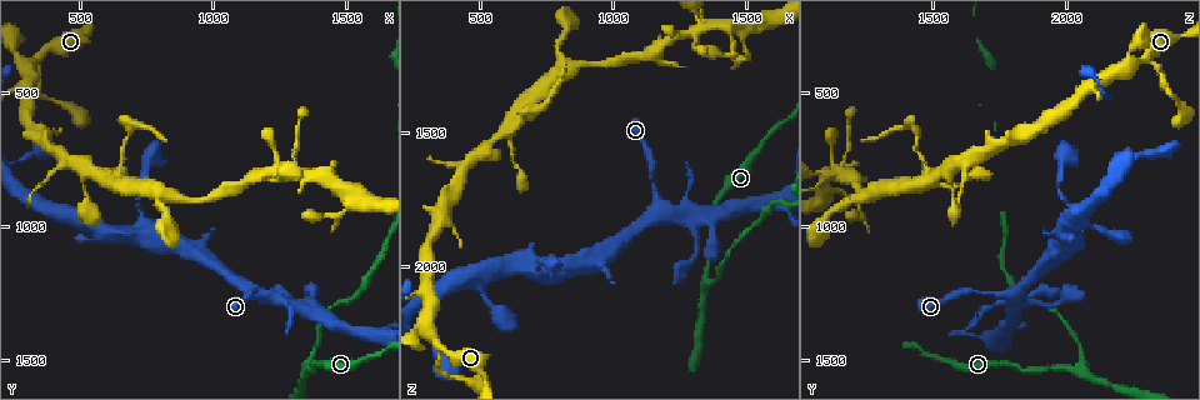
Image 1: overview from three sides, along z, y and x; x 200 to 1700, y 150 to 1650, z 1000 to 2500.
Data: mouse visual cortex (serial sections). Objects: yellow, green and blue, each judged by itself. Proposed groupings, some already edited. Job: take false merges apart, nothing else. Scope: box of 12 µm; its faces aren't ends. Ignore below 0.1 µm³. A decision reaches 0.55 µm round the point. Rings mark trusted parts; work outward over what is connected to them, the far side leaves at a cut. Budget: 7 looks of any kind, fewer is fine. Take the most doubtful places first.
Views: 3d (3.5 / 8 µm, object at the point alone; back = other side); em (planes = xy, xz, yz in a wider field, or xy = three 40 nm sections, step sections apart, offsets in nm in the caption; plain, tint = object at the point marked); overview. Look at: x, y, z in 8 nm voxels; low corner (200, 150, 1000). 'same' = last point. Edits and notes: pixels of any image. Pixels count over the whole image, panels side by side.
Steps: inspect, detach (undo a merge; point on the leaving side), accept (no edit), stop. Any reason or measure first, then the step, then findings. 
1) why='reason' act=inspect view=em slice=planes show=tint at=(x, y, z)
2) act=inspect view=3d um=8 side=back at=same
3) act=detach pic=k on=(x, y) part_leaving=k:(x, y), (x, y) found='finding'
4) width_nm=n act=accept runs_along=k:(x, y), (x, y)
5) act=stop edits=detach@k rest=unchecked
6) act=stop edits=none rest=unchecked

act=inspect view=3d um=3.5 at=(1340, 1530, 2040)

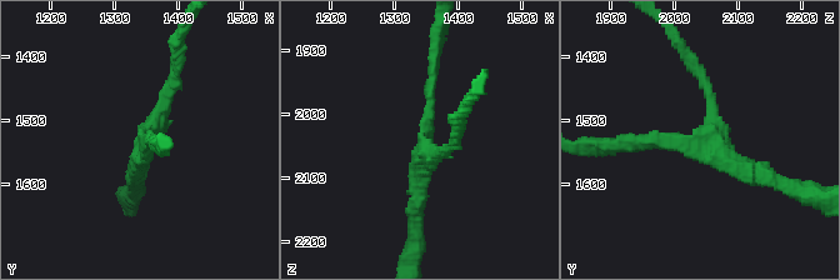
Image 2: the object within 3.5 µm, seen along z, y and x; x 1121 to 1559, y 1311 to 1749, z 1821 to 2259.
act=accept runs_along=2:(433, 58), (425, 150), (456, 138) found='all the same cell'

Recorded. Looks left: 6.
why='arms part here' act=inspect view=3d um=3.5 at=(360, 360, 2300)

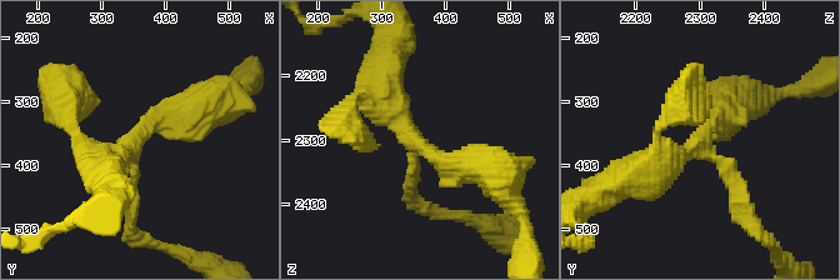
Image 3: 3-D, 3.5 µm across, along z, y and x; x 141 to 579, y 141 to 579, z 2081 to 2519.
arms=3 arm_widths_nm=150,450,500 why='now the EM' act=inspect view=em slice=planes show=plain at=(350, 360, 2300)

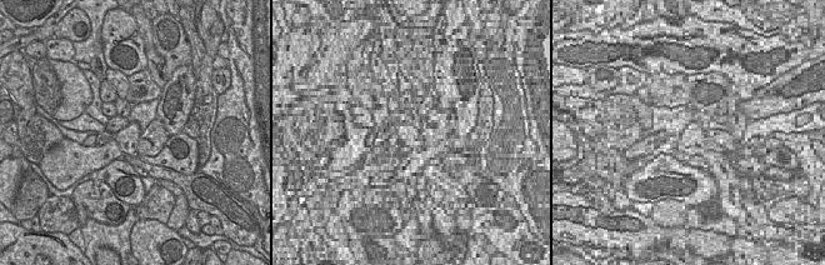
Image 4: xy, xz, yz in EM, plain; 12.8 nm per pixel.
act=inspect view=em slice=planes show=tint at=same

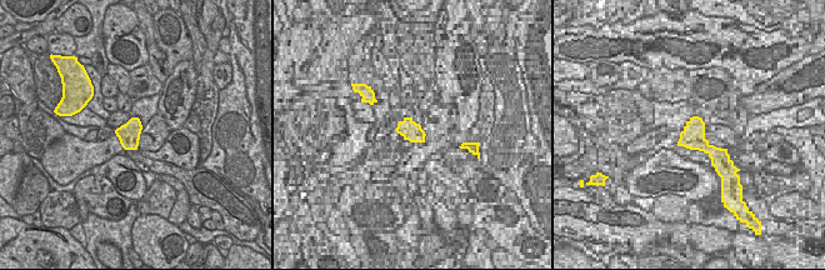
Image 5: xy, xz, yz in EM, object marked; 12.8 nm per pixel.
act=accept runs_along=3:(484, 164), (408, 135), (384, 80) found='all the same cell'

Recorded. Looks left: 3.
why='thin neck' act=inspect view=3d um=3.5 at=(630, 830, 1470)

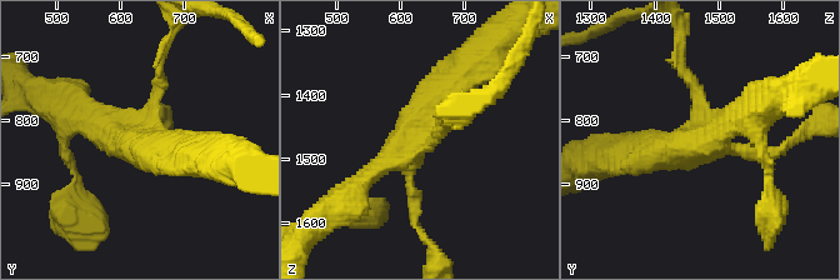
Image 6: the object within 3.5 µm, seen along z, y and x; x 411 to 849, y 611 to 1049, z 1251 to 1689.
why='need the tissue' act=inspect view=em slice=xy step=5 show=tint at=(625, 835, 1470)

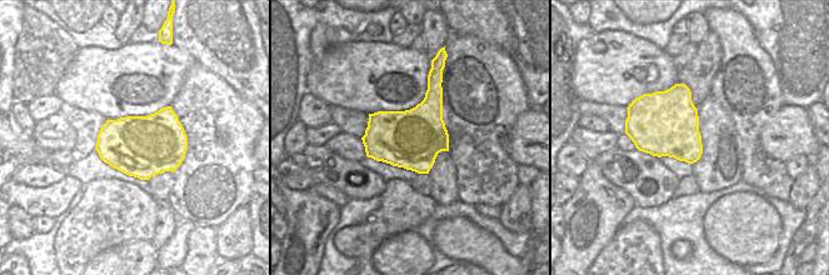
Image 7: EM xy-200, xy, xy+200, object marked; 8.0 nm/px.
act=accept runs_along=6:(354, 189), (415, 138), (461, 74) found='one cell here'

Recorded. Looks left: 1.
act=stop edits=none rest=unchecked

